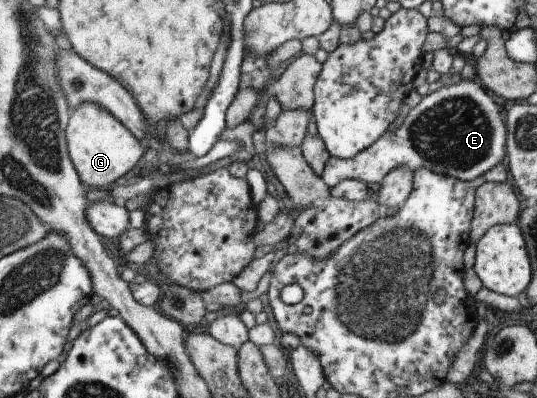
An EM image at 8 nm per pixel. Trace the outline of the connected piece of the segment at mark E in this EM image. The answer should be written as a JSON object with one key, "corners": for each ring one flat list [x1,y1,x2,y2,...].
{"corners":[[459,79,455,83,448,83,435,91,429,92,413,108,399,124,394,133,388,130,378,137,369,147,362,149,354,158,336,160,330,157,325,163,321,174,321,181,329,189,346,178,357,178,365,184,378,183,383,180,391,169,409,169,411,175,419,169,427,169,431,173,439,173,445,177,455,177,459,181,469,181,478,175,489,171,495,164,505,161,506,157,506,129,503,122,504,105,485,90,476,79]]}

